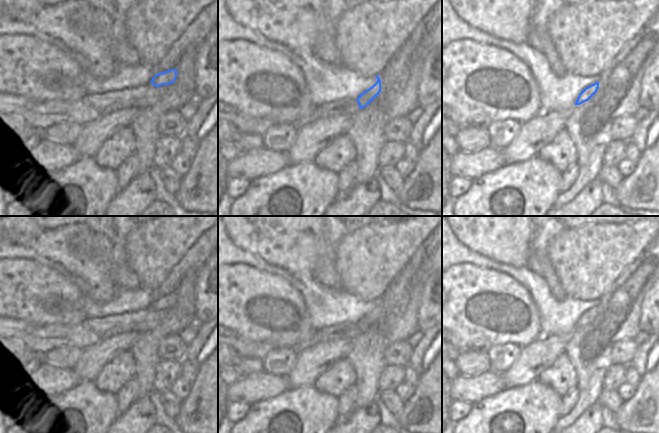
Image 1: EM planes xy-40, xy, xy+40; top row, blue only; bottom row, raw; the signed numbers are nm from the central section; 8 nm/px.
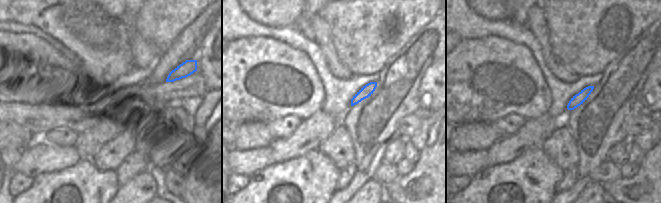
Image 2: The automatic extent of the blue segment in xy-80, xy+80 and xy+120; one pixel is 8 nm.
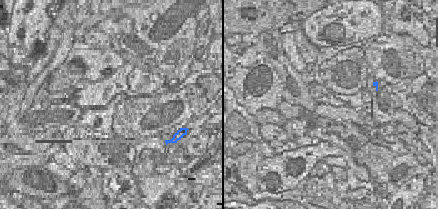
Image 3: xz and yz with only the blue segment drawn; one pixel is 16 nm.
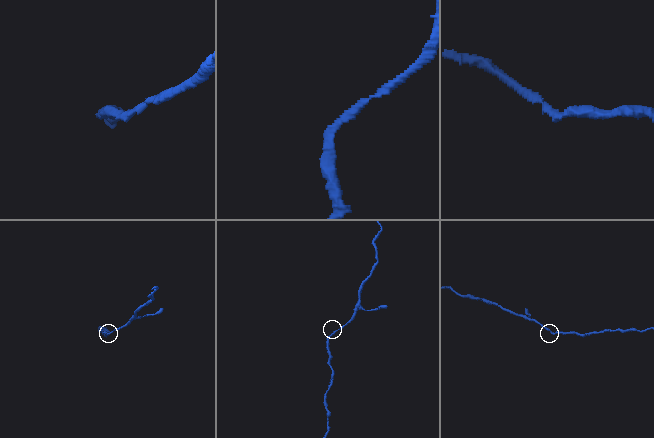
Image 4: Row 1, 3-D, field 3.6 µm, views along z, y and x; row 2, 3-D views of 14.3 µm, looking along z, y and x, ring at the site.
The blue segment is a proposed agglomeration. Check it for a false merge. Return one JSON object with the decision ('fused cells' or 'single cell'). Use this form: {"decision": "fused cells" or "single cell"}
{"decision": "single cell"}

